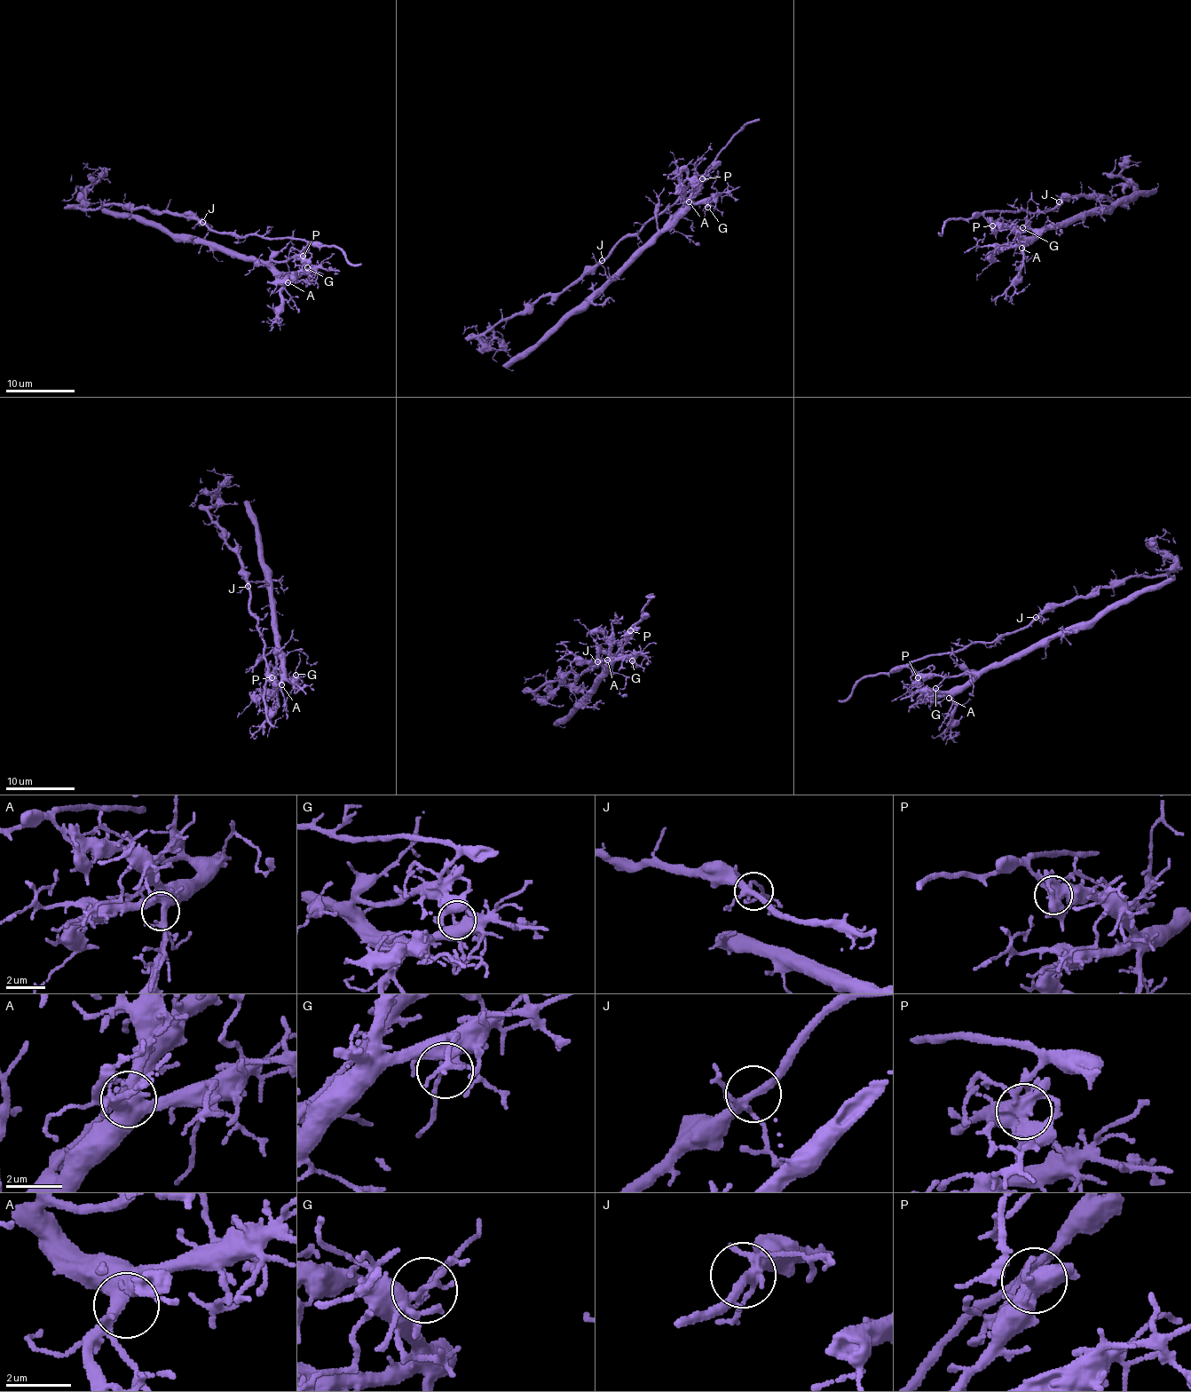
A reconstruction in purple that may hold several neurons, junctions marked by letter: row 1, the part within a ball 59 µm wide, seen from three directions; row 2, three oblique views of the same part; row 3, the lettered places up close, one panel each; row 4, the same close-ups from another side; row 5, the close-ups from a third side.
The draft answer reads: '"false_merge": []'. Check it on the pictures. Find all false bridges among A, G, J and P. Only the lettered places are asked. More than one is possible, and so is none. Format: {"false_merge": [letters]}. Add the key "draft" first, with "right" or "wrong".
{"draft": "wrong", "false_merge": ["P"]}

